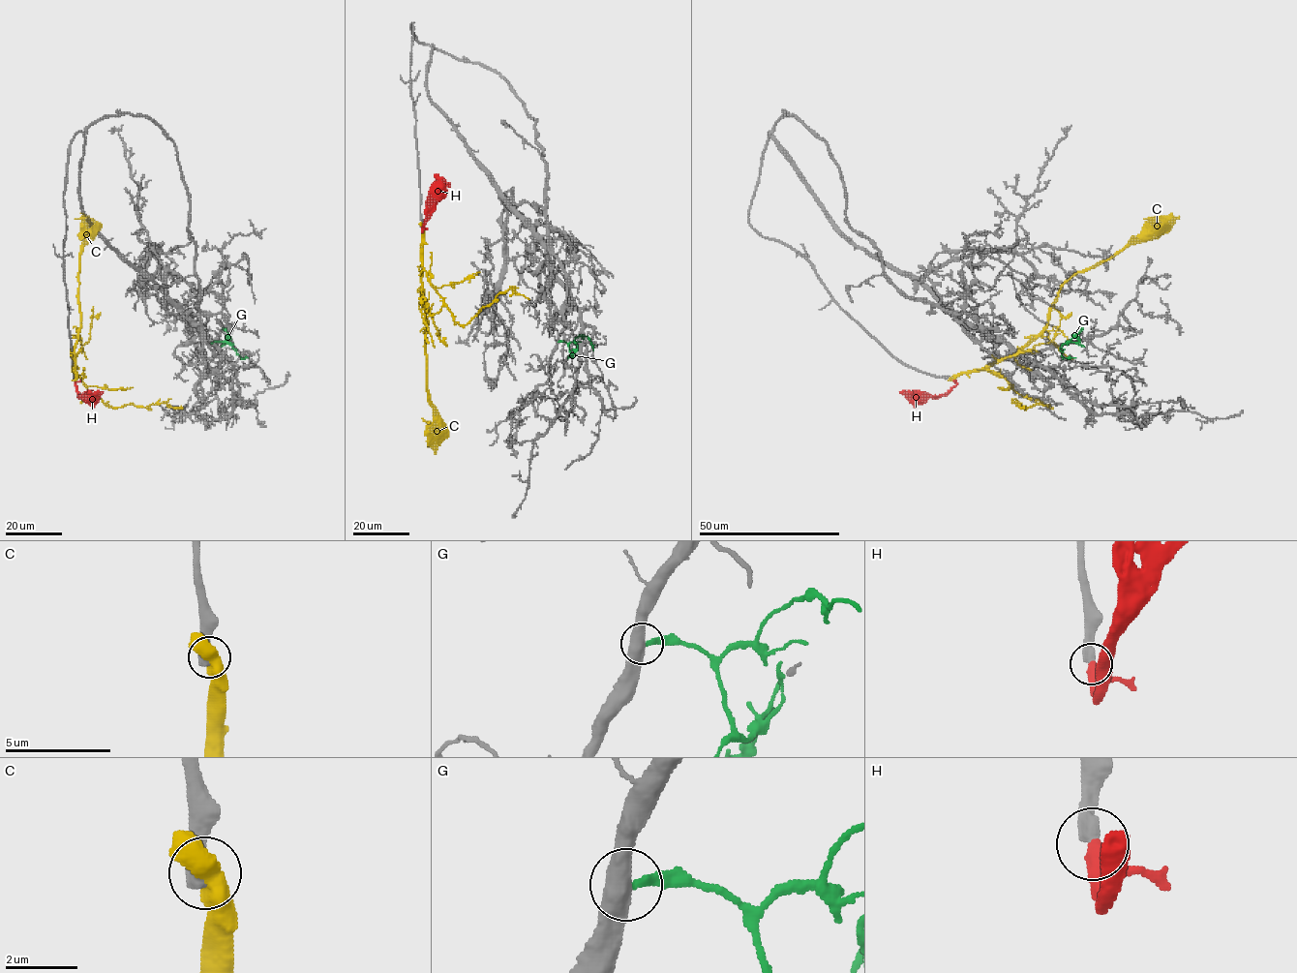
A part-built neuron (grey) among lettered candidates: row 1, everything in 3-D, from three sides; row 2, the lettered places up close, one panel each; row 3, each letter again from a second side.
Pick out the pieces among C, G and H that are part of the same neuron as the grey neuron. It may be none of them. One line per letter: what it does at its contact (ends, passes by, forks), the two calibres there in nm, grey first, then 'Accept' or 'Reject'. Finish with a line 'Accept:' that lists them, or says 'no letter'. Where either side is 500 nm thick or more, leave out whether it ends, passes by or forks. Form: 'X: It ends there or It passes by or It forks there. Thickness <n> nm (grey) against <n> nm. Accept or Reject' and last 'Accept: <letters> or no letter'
C: Thickness 500 nm (grey) against 600 nm. Reject
G: Thickness 500 nm (grey) against 190 nm. Reject
H: It ends there. Thickness 440 nm (grey) against 480 nm. Accept
Accept: H

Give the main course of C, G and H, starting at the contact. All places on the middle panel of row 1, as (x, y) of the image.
C: (422, 225), (422, 302), (428, 319), (426, 391), (433, 409), (436, 454)
G: (558, 341), (572, 342), (579, 335), (586, 335), (592, 349)
H: (422, 227), (422, 230), (440, 185), (446, 181), (449, 187)

